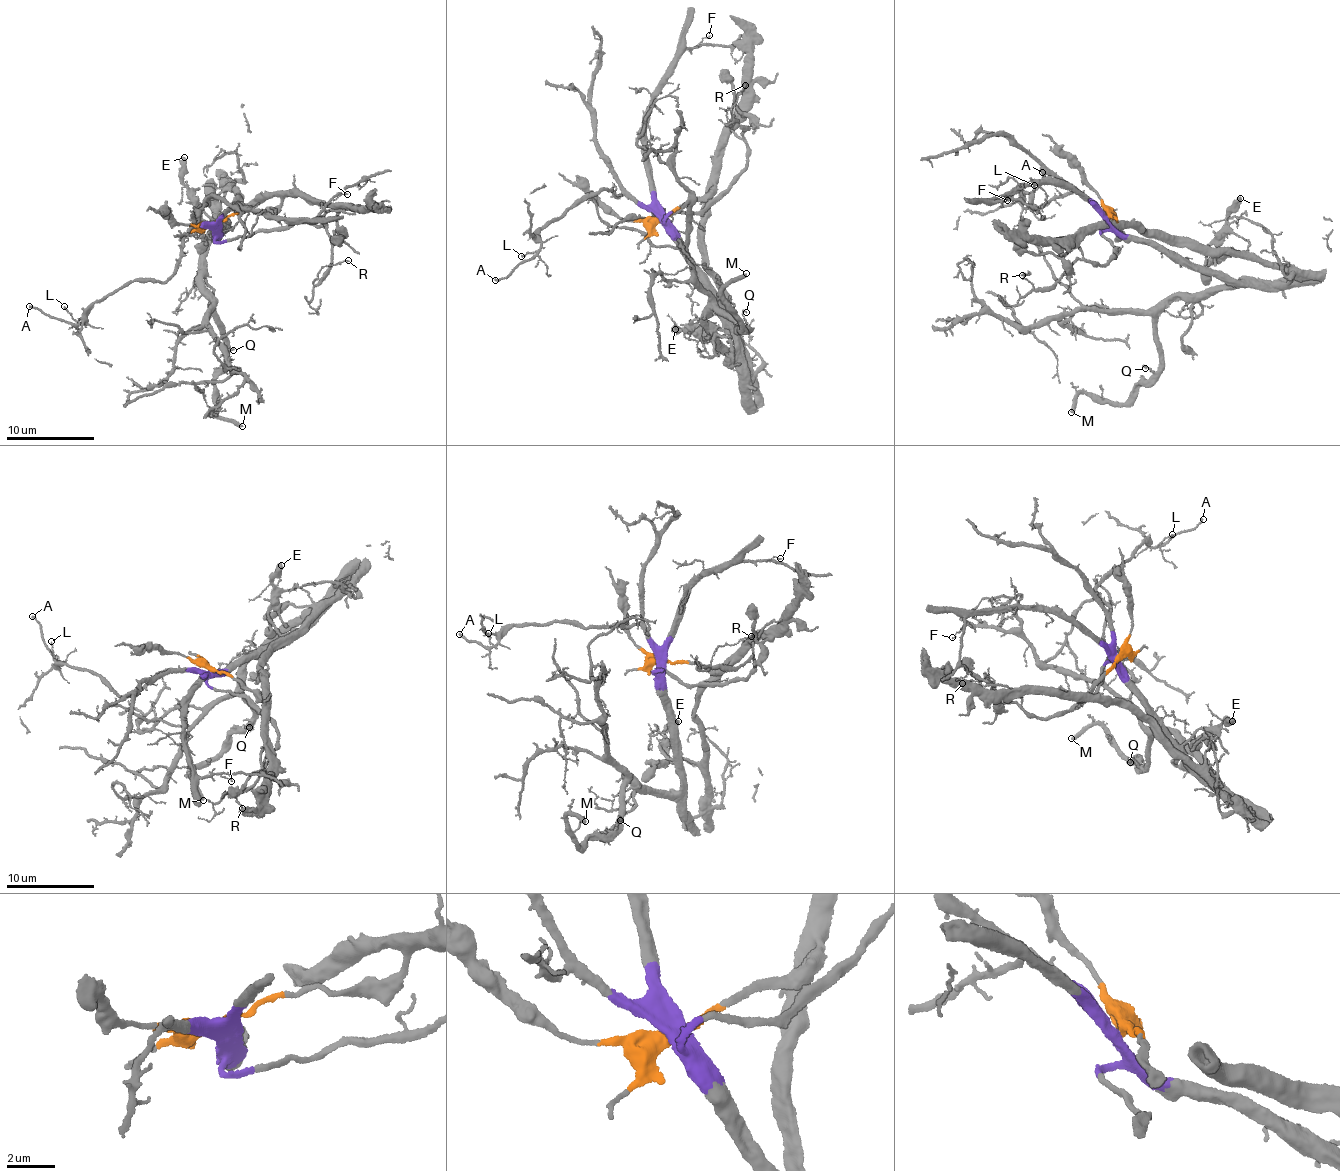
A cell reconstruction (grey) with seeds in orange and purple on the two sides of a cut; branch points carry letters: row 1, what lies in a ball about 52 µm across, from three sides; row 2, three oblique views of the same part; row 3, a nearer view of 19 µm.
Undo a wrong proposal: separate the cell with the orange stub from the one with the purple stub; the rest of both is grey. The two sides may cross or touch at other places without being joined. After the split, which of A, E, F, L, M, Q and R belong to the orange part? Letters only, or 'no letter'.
no letter

